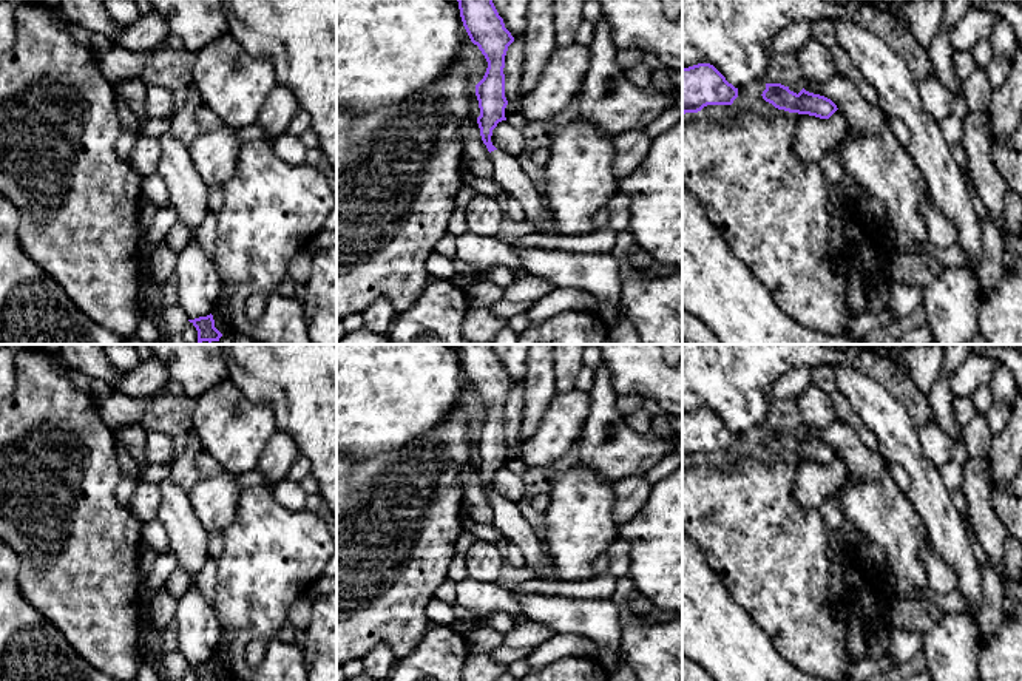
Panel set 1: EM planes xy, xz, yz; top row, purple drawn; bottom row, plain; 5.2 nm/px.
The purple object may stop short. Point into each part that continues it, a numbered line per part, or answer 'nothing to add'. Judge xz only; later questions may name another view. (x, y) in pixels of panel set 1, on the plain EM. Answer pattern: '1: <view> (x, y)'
1: xz (508, 519)

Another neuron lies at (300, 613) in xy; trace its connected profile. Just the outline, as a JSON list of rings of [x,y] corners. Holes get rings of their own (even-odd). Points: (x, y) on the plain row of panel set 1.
[[[306,595],[292,605],[287,621],[296,632],[306,632],[310,618],[312,618],[312,596]]]

